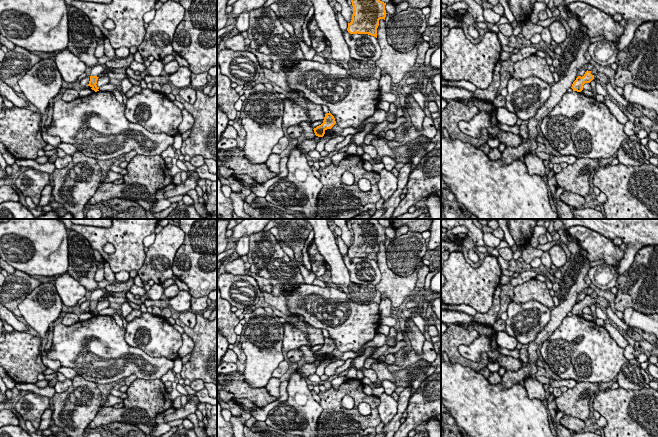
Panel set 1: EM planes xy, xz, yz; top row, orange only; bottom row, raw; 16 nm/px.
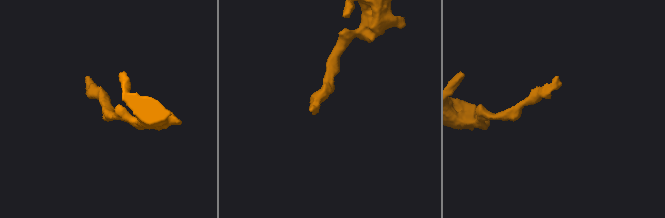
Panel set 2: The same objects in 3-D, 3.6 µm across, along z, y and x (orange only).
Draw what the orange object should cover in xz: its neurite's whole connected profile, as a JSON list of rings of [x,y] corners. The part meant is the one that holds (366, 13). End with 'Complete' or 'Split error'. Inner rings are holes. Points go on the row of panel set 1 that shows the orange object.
[[[351,0],[352,20],[348,23],[350,34],[368,34],[377,38],[379,20],[386,17],[386,3],[380,0]]]. Complete

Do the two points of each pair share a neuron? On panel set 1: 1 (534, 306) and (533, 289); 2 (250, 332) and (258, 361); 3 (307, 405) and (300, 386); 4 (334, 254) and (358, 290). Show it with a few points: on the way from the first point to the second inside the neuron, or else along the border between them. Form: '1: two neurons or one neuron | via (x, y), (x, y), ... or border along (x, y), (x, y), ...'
1: two neurons | border along (513, 300), (518, 303), (537, 300), (548, 308)
2: one neuron | via (257, 339), (258, 354)
3: one neuron | via (302, 400), (300, 398), (300, 391)
4: one neuron | via (336, 264), (339, 275), (348, 284)

